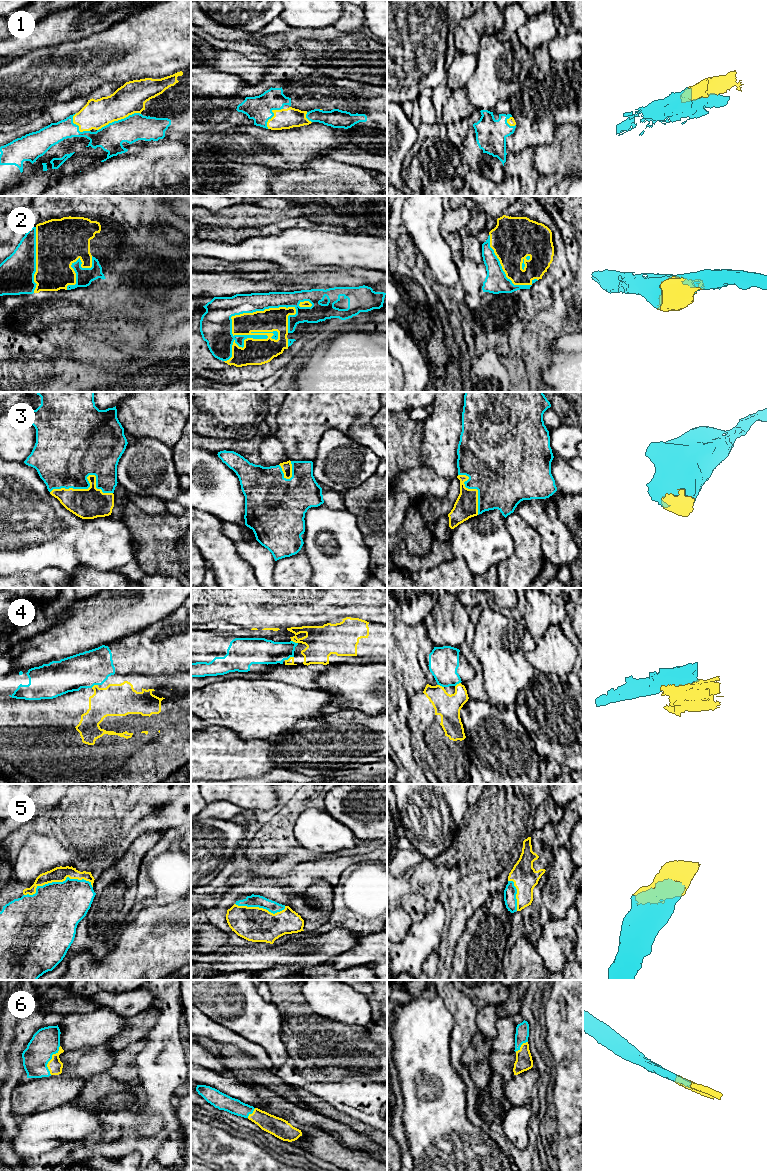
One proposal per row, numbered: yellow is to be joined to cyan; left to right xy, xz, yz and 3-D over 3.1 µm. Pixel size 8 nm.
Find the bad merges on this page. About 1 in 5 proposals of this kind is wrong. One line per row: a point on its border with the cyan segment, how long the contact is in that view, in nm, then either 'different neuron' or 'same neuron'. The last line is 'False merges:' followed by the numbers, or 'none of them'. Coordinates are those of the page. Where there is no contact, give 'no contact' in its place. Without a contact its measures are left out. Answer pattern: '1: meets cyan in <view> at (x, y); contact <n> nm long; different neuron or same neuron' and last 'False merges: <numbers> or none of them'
1: meets cyan in xy at (118, 120); contact 380 nm long; same neuron
2: meets cyan in xz at (240, 335); contact 700 nm long; same neuron
3: meets cyan in xy at (89, 483); contact 500 nm long; same neuron
4: meets cyan in xz at (289, 657); contact 80 nm long; different neuron
5: meets cyan in xy at (56, 882); contact 550 nm long; same neuron
6: meets cyan in xy at (50, 1059); contact 240 nm long; same neuron
False merges: 4

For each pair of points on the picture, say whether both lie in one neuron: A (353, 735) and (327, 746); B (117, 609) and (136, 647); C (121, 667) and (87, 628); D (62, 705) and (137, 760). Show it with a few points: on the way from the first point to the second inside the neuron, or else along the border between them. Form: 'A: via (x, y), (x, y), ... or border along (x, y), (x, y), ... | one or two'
A: via (347, 741), (342, 746), (333, 746) | one
B: border along (151, 623), (130, 634) | two
C: border along (110, 642), (80, 653) | two
D: via (102, 704), (155, 706), (167, 718), (167, 735) | one

